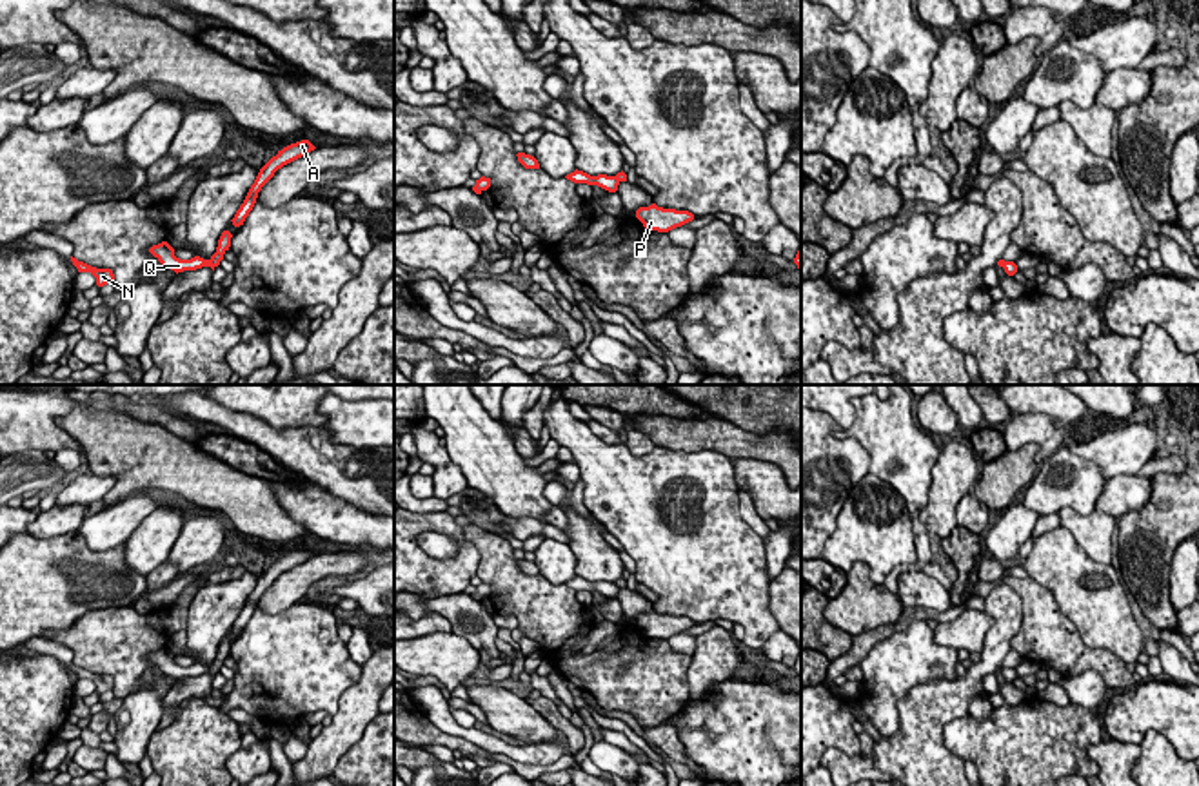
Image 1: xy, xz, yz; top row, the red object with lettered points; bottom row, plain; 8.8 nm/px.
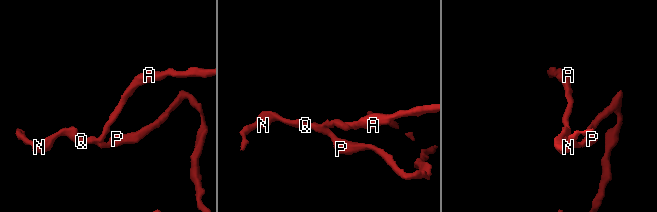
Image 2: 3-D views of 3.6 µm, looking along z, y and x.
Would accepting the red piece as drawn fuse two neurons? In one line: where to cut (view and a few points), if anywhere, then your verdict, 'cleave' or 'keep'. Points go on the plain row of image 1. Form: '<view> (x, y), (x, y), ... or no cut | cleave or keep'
xy (208, 667), (209, 672) | cleave

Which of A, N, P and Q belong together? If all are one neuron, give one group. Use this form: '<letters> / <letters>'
A / N P Q

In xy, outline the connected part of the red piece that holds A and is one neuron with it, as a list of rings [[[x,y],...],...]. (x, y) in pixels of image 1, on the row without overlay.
[[[302,546],[296,550],[291,550],[287,554],[283,554],[282,557],[278,557],[276,563],[272,563],[258,579],[254,590],[251,592],[243,610],[240,612],[240,615],[236,617],[234,624],[231,626],[234,634],[243,632],[245,624],[249,623],[249,619],[253,617],[258,599],[262,597],[262,594],[274,583],[274,579],[278,575],[282,575],[283,572],[305,563],[307,559],[314,557],[316,554],[309,548],[309,546]]]

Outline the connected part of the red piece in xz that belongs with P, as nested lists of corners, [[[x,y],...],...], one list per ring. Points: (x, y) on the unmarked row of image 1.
[[[652,610],[649,614],[639,614],[636,624],[647,637],[669,639],[692,628],[694,621],[689,617],[663,615]]]

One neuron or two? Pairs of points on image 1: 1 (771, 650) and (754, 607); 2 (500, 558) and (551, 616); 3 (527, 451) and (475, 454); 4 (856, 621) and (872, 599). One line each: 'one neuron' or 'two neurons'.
1: two neurons
2: one neuron
3: two neurons
4: one neuron

